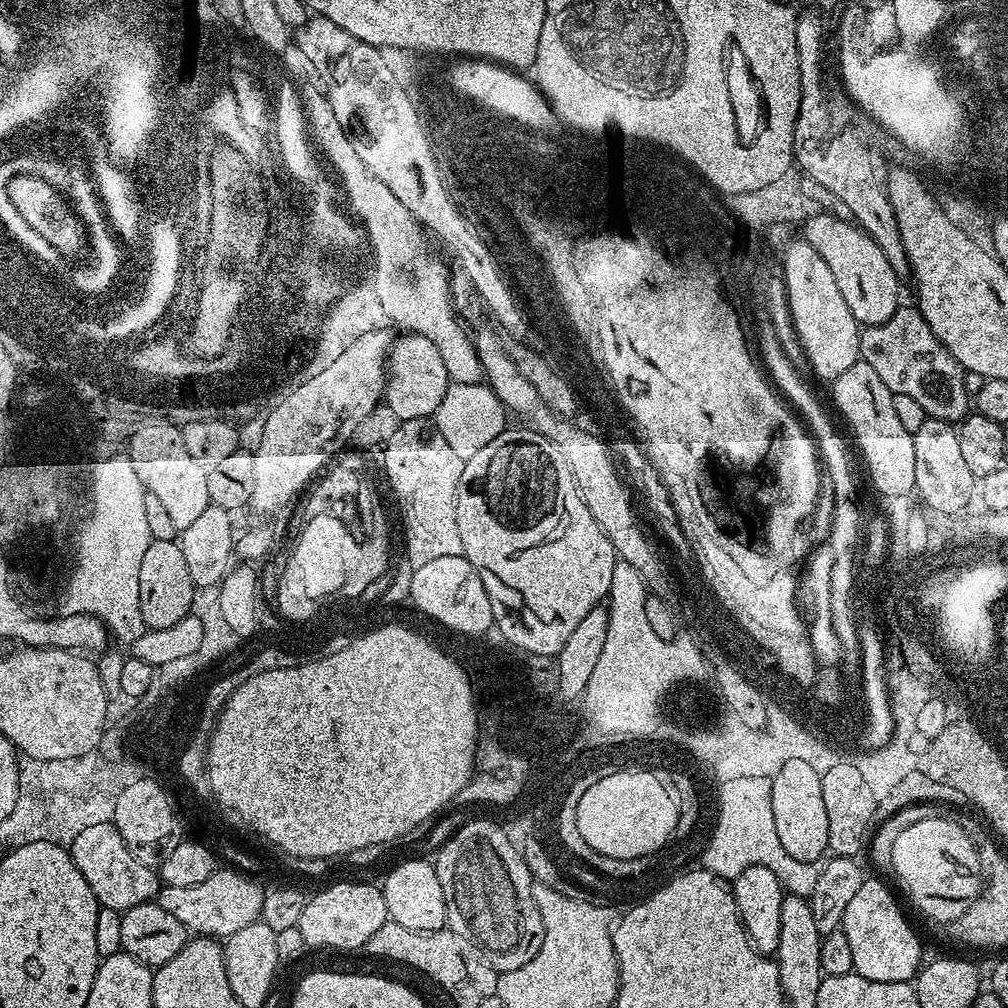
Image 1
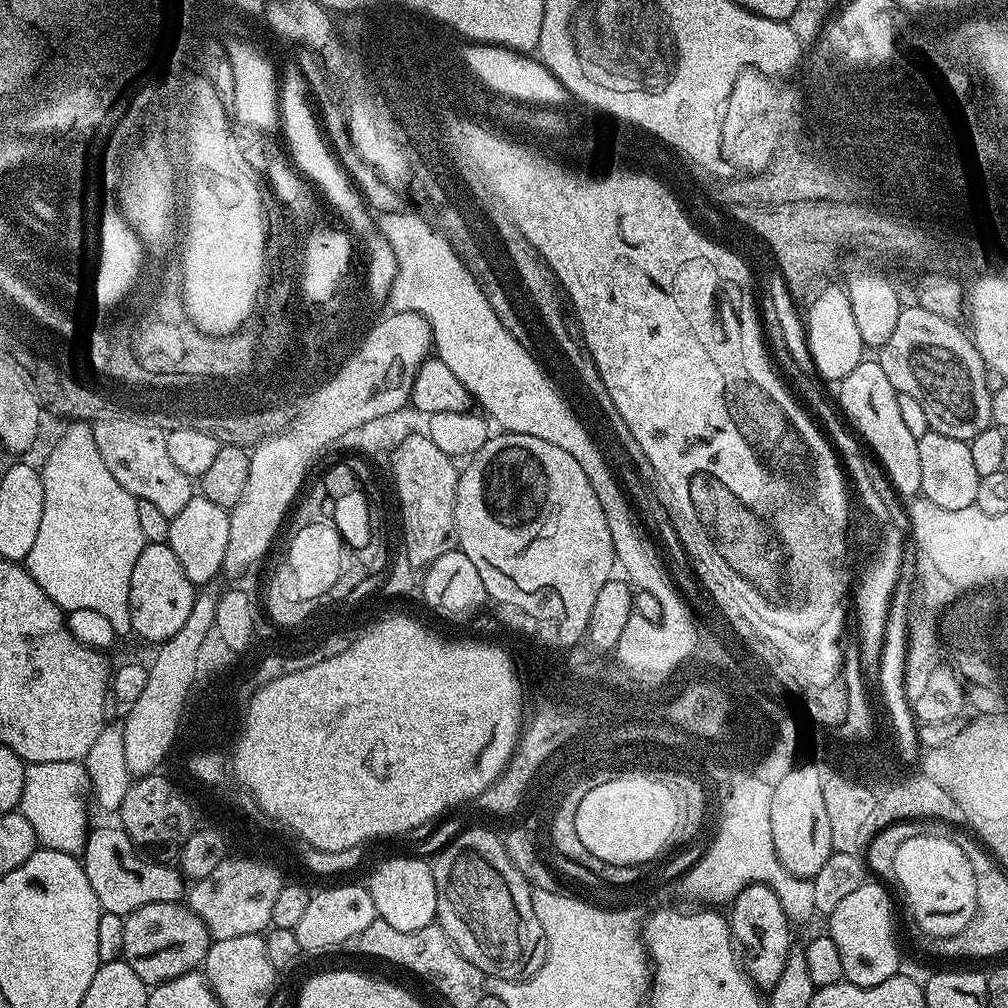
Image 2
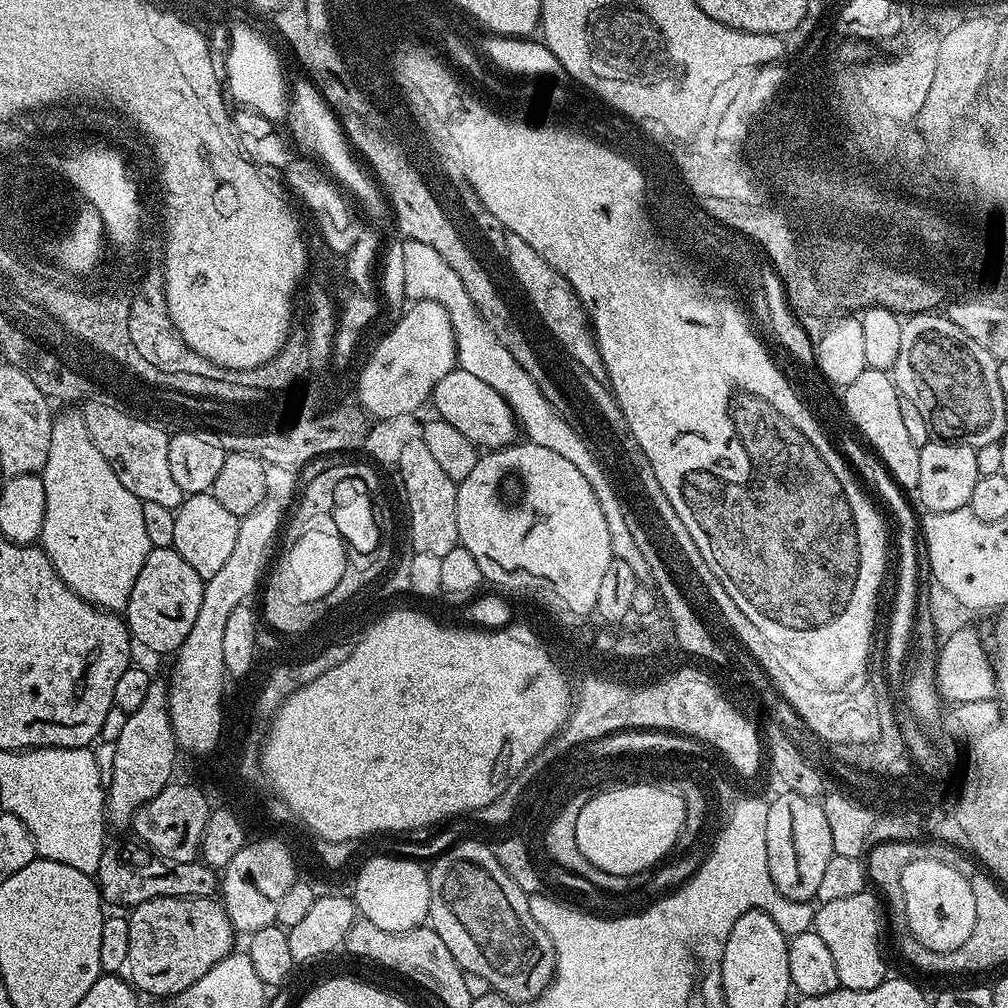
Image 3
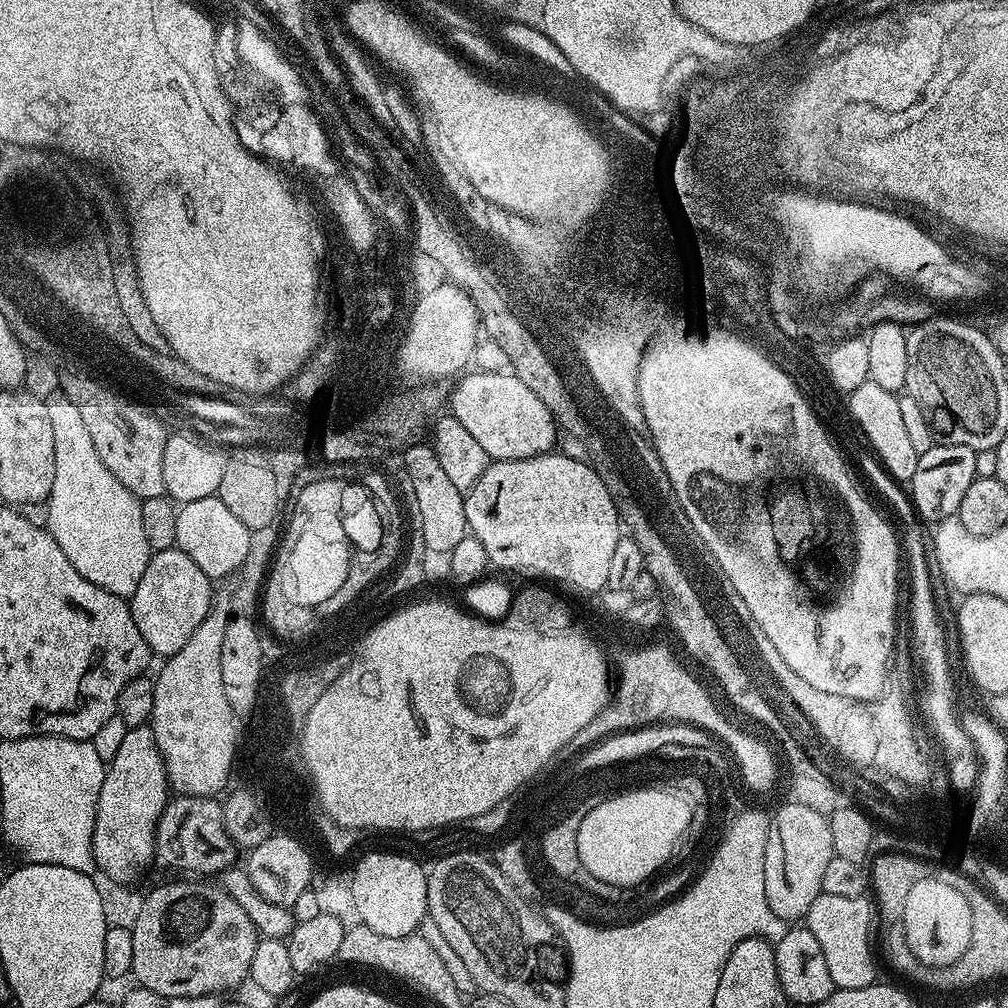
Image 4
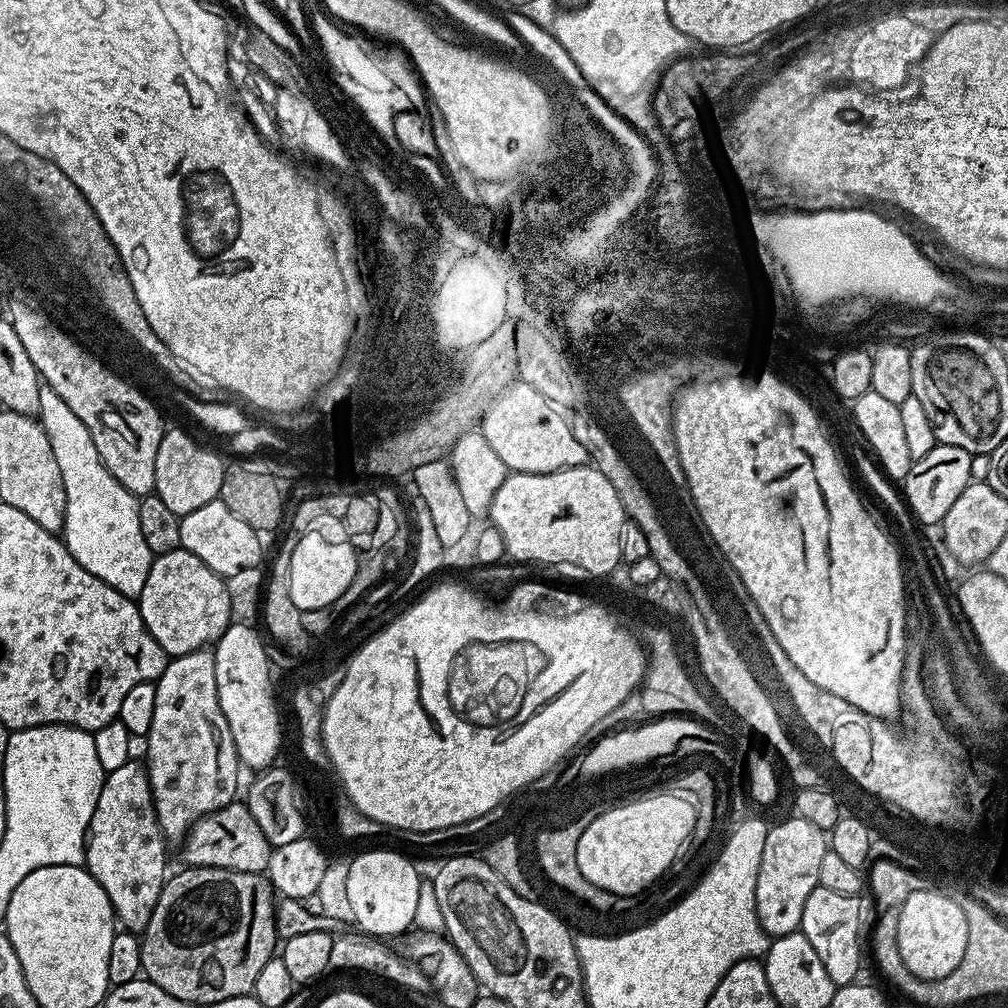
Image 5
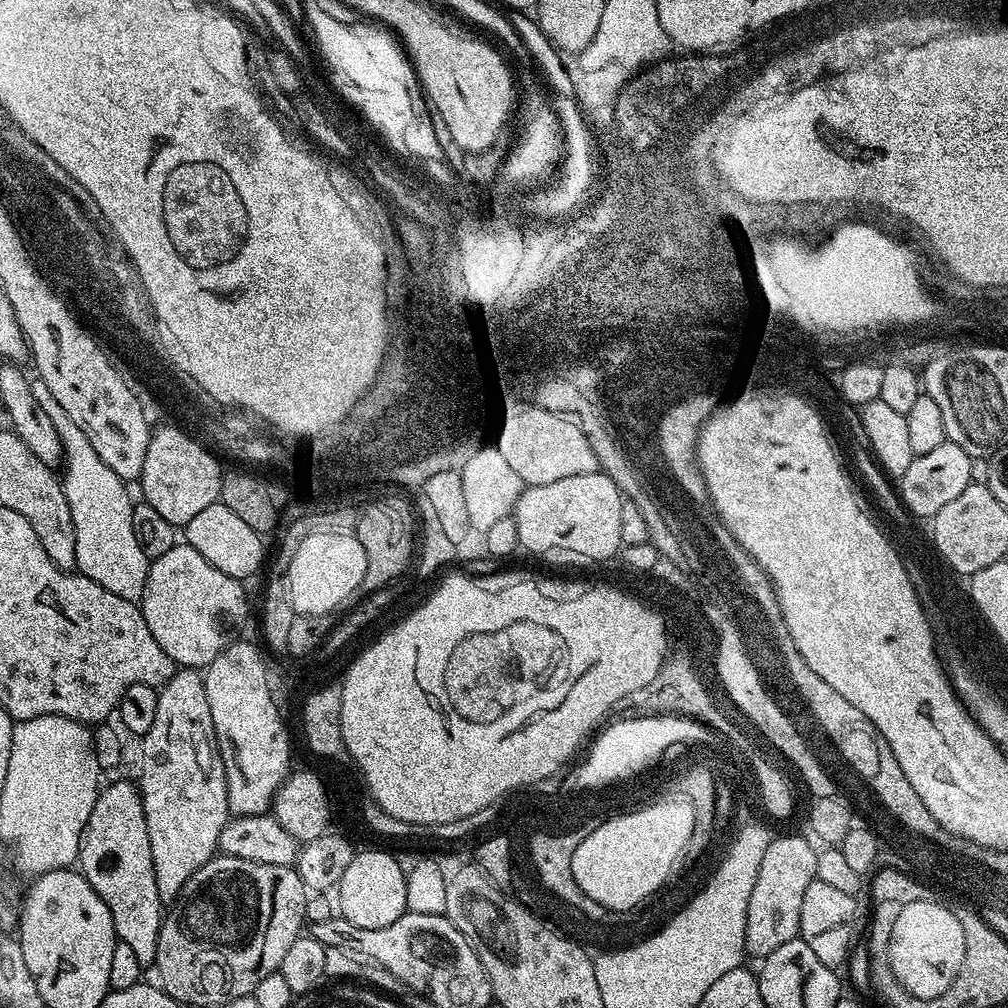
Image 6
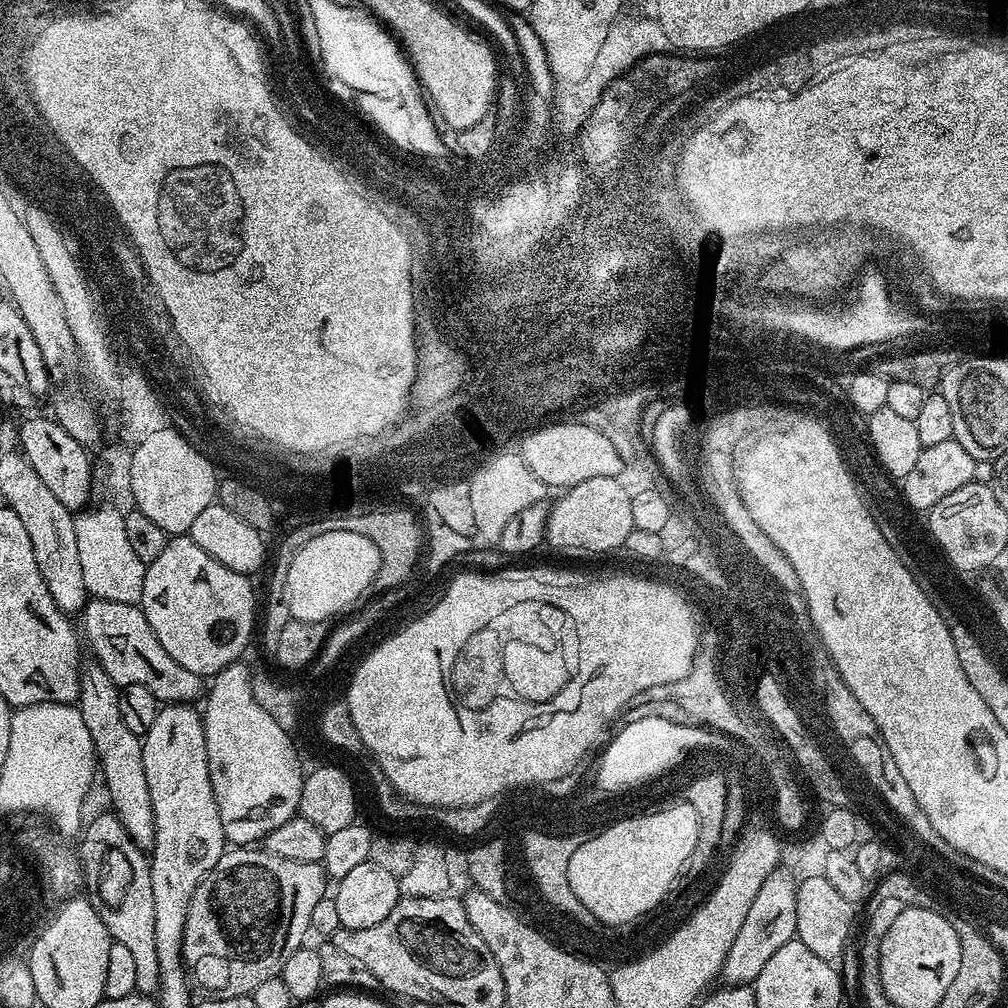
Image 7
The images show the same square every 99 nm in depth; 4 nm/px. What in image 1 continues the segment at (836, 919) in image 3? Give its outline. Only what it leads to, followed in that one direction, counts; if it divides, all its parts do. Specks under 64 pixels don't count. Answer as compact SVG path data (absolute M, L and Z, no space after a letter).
M866 878L854 899L846 906L842 931L850 942L850 955L854 957L852 971L870 982L908 982L922 967L920 940L908 925L896 896L880 880Z

